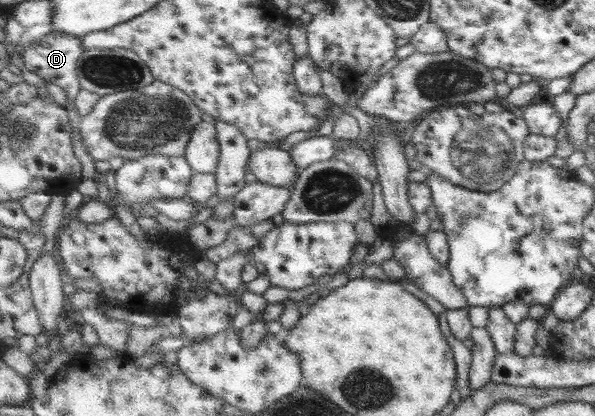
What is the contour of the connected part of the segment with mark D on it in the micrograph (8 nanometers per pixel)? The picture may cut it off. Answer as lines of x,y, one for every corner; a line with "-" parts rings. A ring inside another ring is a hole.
56,31
47,34
44,39
36,41
26,49
25,64
30,72
38,75
44,82
61,87
65,91
67,104
69,102
75,103
76,97
82,89
77,64
84,51
85,46
81,37

